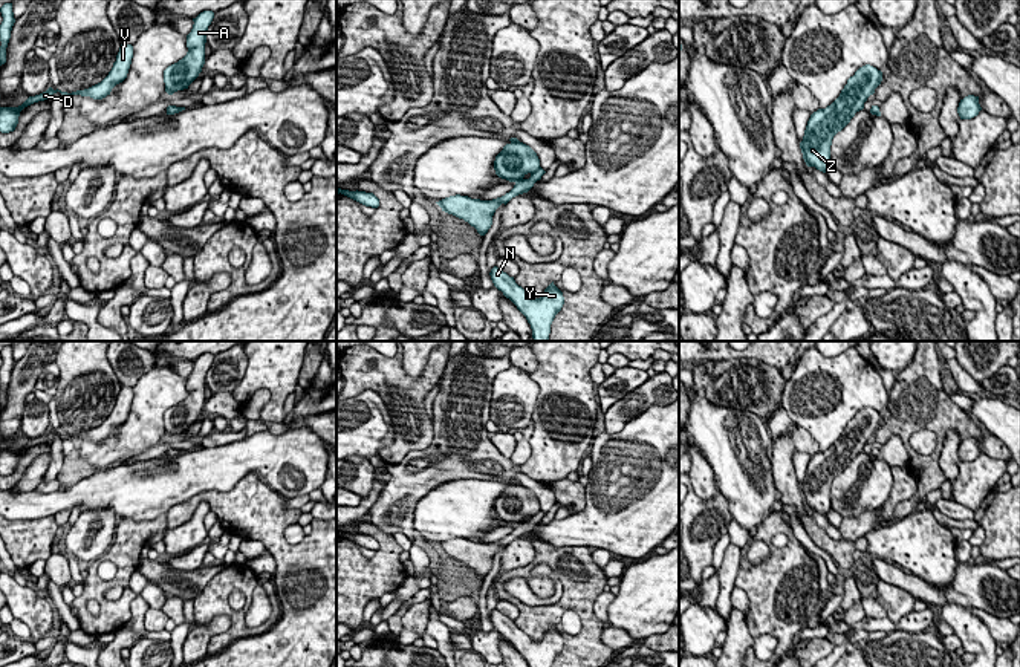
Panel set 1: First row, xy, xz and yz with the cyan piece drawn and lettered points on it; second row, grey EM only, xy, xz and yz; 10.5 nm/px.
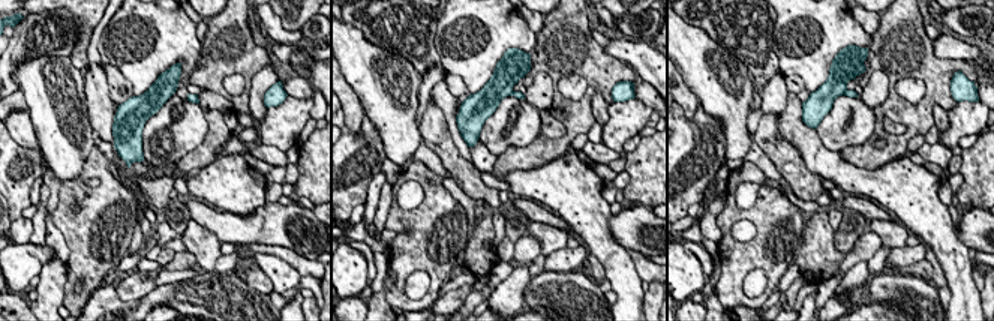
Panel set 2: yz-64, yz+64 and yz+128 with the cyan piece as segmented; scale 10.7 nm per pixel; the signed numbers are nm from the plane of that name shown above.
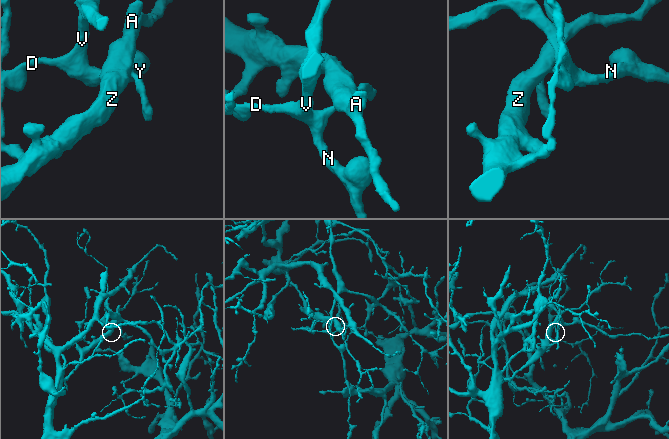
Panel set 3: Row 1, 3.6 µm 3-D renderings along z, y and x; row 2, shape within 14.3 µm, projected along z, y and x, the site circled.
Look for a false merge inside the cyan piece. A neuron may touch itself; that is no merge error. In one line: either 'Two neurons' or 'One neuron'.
Two neurons

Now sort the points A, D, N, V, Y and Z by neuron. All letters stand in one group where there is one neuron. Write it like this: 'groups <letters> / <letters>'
groups A Z / D N V Y

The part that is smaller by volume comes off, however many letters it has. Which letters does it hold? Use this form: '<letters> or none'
D, N, V, Y

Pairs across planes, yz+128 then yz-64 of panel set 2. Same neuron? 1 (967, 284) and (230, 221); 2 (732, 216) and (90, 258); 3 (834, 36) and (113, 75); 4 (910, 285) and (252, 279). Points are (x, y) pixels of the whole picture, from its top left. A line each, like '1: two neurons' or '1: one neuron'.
1: two neurons
2: one neuron
3: two neurons
4: two neurons

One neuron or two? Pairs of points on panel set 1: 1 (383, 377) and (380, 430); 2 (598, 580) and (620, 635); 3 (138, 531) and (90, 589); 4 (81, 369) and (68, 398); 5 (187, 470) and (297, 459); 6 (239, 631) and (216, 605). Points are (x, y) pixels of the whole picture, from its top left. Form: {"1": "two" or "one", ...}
{"1": "two", "2": "two", "3": "one", "4": "one", "5": "one", "6": "one"}

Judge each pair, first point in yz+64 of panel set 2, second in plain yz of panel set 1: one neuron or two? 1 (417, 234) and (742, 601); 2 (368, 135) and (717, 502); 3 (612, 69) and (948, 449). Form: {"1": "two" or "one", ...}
{"1": "two", "2": "one", "3": "two"}

